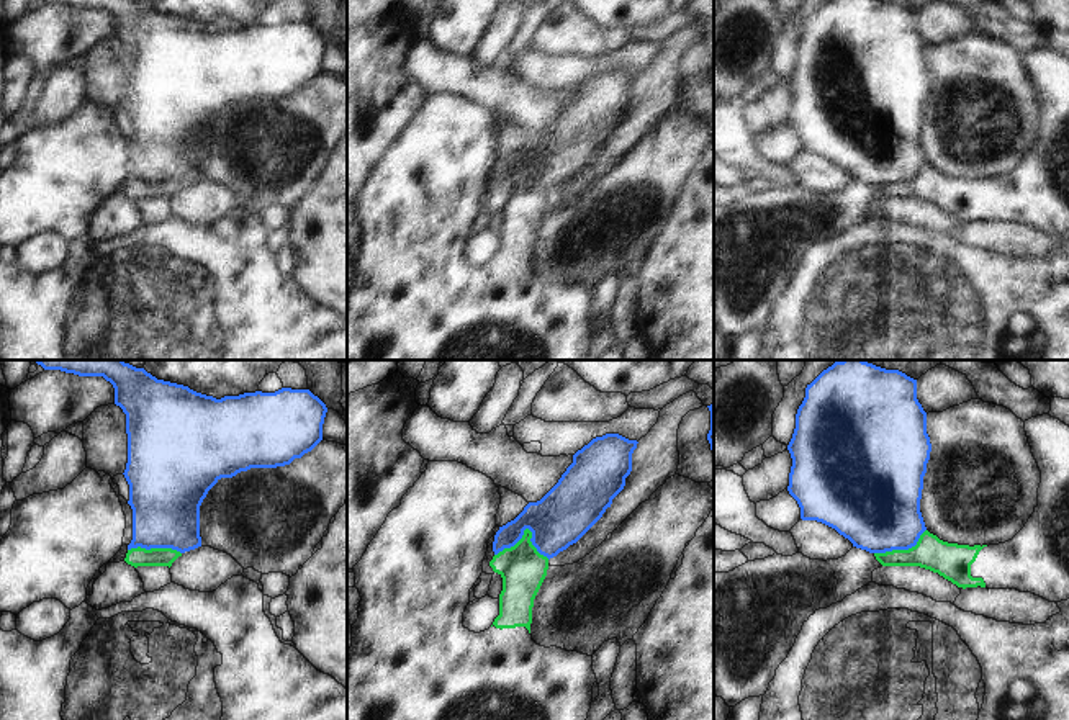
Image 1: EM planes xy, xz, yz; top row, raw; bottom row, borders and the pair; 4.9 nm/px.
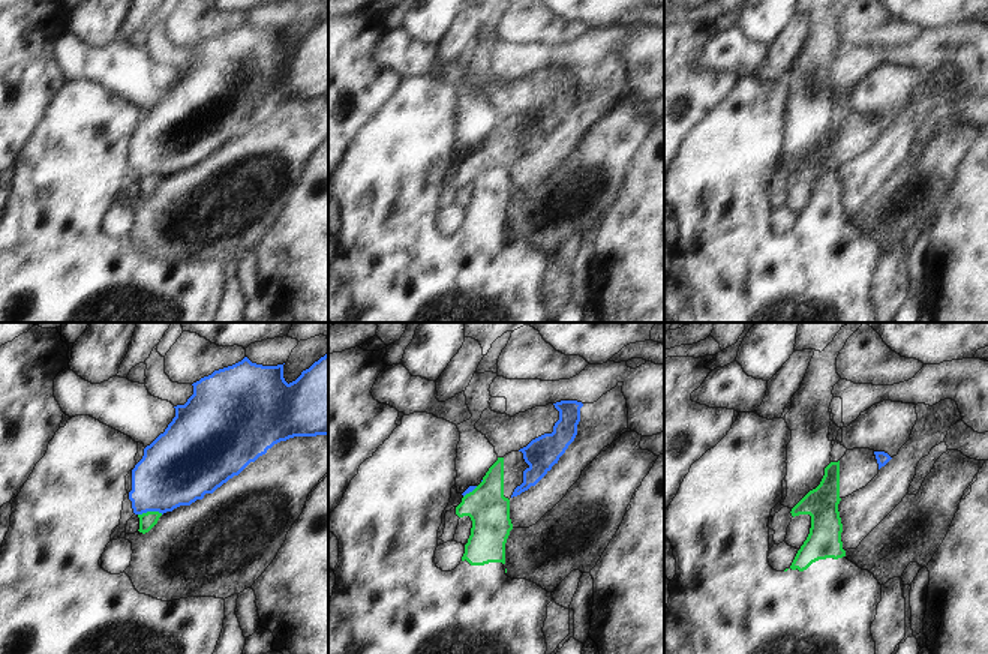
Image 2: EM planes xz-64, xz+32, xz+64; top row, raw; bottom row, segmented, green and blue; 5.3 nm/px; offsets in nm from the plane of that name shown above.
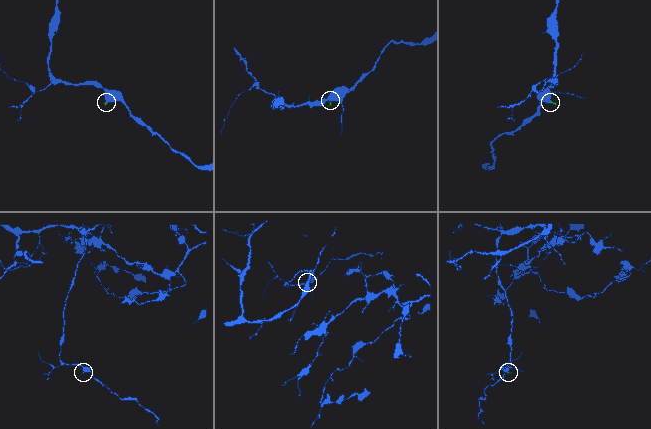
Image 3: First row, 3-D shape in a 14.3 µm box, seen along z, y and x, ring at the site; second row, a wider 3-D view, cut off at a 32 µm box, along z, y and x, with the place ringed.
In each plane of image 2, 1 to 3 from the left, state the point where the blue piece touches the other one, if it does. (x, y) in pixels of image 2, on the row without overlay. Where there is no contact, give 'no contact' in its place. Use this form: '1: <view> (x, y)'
1: xz-64 (150, 176)
2: xz+32 (470, 156)
3: no contact

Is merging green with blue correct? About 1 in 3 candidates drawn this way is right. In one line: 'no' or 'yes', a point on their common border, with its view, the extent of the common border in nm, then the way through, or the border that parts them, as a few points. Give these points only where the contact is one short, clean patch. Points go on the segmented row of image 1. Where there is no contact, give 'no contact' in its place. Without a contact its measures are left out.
no; contact xz (526, 529); length 280 nm; border xz (495, 555), (509, 548), (527, 529), (531, 544), (549, 558)

